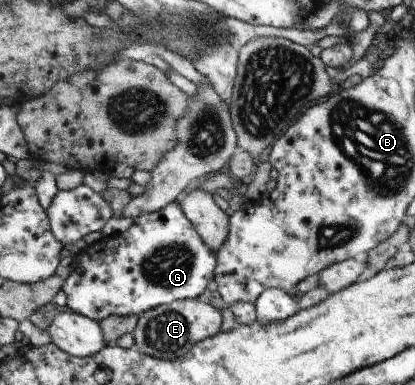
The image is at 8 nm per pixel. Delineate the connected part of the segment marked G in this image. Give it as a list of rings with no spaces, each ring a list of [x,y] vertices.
[[[172,201],[160,210],[134,217],[130,226],[123,232],[100,236],[97,241],[88,244],[74,256],[72,267],[72,271],[61,286],[66,296],[65,305],[73,313],[98,322],[112,315],[140,316],[148,309],[175,300],[196,298],[213,278],[215,256],[202,242],[177,201]]]

